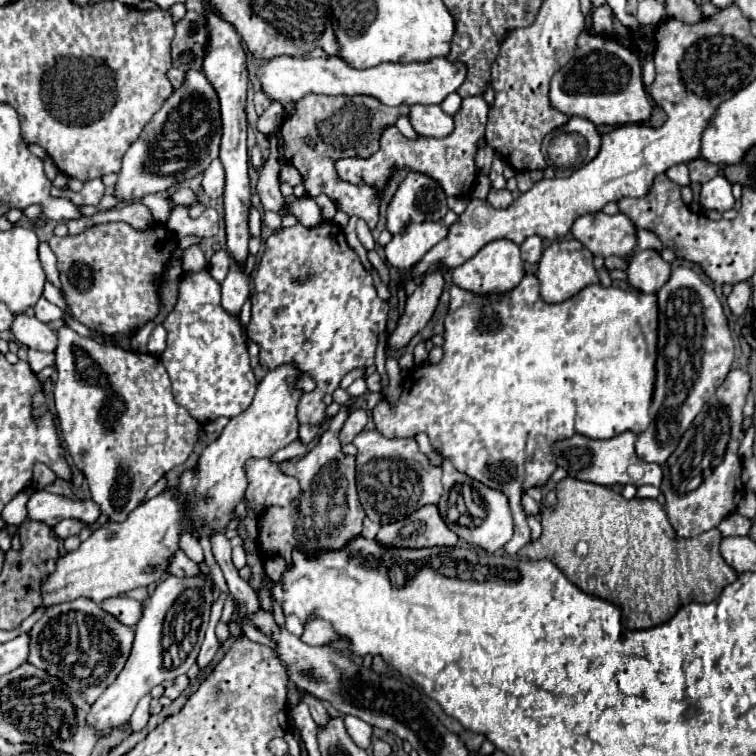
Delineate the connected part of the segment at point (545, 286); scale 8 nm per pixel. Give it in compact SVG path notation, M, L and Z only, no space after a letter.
M560 239L554 241L548 249L544 249L538 269L538 281L540 281L540 293L546 303L562 303L570 297L574 297L580 289L586 285L598 283L598 275L594 269L594 255L576 239Z

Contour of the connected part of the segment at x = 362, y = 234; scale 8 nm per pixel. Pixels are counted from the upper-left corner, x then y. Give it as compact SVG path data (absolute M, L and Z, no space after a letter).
M359 219L357 222L357 236L360 240L360 242L363 244L363 246L368 250L373 250L375 248L375 241L372 236L371 230L368 227L367 223Z

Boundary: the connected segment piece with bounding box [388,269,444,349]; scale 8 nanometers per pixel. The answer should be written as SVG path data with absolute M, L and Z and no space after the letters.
M442 269L428 271L424 281L416 287L416 291L406 299L404 315L398 321L398 327L390 333L388 345L394 349L404 347L432 317L438 299L444 289L444 275Z

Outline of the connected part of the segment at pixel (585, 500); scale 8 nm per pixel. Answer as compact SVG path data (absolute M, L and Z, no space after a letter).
M566 477L556 485L556 495L558 505L554 511L550 515L548 511L542 513L542 537L524 547L526 557L532 561L550 559L580 591L618 605L622 611L622 623L628 629L650 629L662 625L688 603L712 603L728 583L736 581L734 569L726 565L718 551L722 541L720 531L712 529L692 539L676 539L676 531L672 529L664 507L656 499L628 501L610 487L572 477Z

